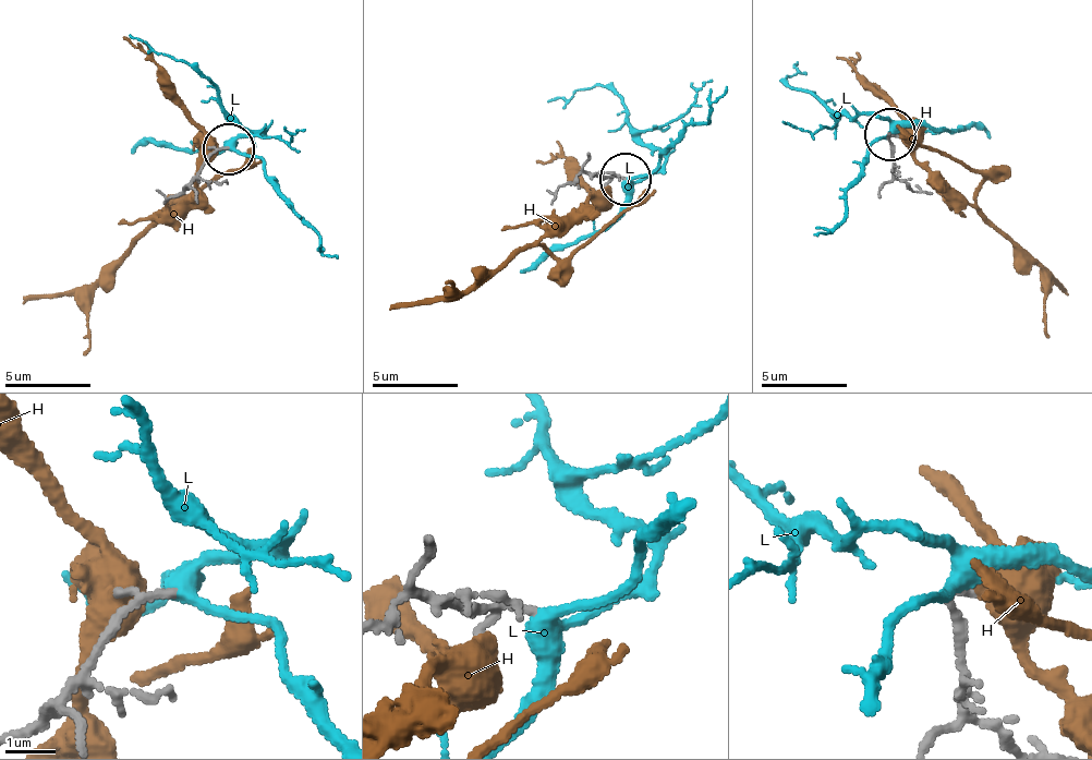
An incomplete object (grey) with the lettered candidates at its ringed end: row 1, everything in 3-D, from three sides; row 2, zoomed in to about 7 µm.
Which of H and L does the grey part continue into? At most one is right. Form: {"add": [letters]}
{"add": ["L"]}

